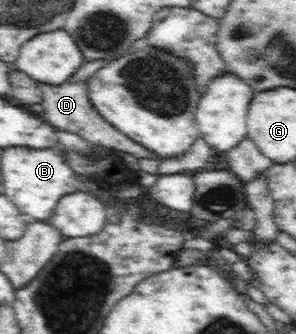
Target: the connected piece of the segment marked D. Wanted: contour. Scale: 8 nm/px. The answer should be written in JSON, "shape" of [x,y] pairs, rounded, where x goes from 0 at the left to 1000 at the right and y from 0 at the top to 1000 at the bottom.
{"shape":[[[284,177],[270,201],[257,207],[243,228],[209,251],[176,254],[125,243],[128,266],[135,269],[135,293],[122,302],[135,314],[135,338],[145,356],[162,368],[209,386],[209,392],[236,392],[270,401],[291,419],[328,434],[378,437],[399,452],[422,452],[453,464],[459,473],[497,473],[541,479],[534,464],[497,452],[493,440],[476,440],[439,407],[412,398],[412,389],[392,386],[375,368],[365,368],[311,317],[294,293],[294,237],[328,210],[338,207],[358,183]]]}

